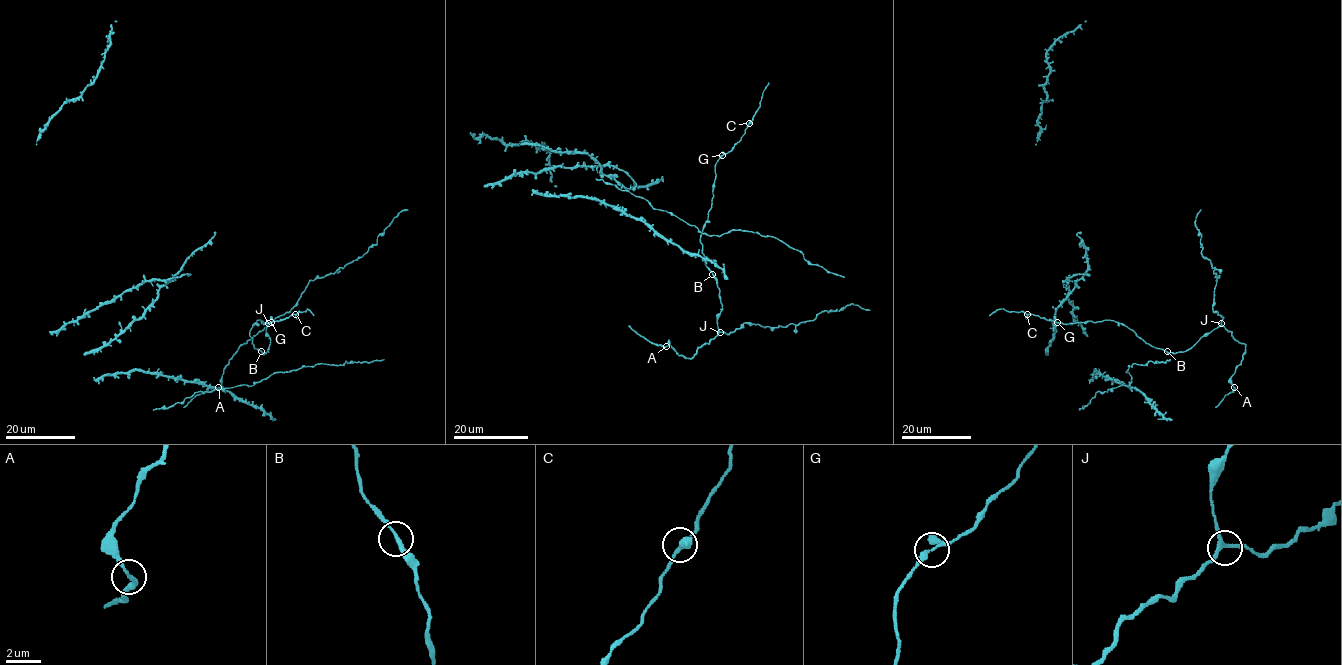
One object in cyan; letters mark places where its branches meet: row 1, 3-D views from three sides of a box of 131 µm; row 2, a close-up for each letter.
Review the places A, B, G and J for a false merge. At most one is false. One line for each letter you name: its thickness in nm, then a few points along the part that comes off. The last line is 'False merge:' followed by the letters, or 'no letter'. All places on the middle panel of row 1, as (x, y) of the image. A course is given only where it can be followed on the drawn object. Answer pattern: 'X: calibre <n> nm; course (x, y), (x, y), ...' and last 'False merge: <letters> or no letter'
False merge: no letter

